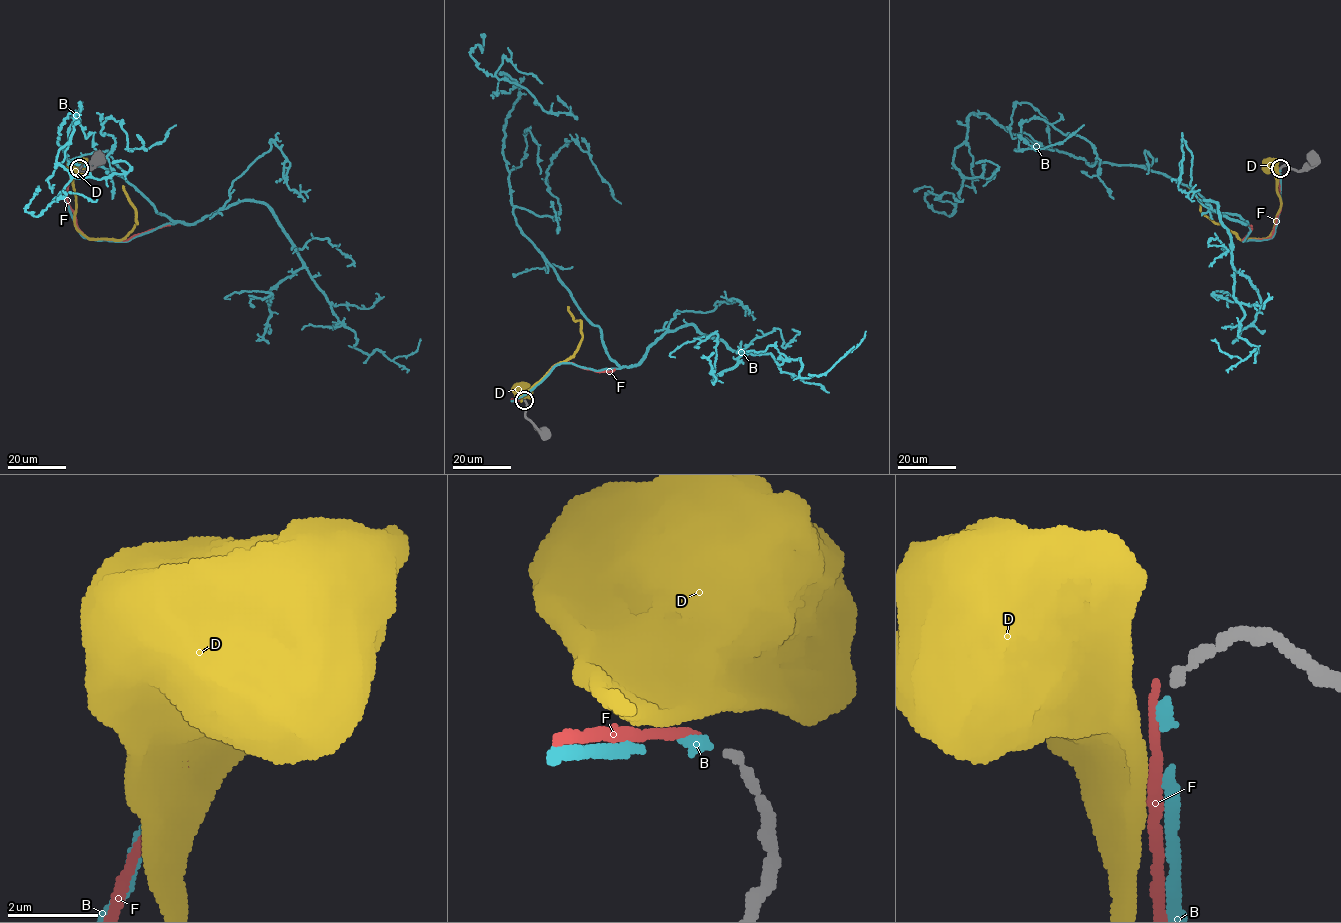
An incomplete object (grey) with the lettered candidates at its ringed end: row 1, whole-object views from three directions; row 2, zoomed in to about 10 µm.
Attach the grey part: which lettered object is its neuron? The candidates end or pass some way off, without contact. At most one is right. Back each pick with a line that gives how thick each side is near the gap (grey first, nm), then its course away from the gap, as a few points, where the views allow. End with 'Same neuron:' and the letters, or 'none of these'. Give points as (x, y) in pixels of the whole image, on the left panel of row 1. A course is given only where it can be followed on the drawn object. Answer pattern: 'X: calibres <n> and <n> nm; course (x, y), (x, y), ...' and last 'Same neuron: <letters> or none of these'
B: calibres 190 and 280 nm; course (78, 169), (83, 237), (174, 223), (118, 173), (68, 164), (74, 114), (70, 181), (34, 216), (38, 192)
Same neuron: B

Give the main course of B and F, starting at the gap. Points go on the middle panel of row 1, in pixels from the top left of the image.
B: (523, 400), (563, 363), (619, 368), (516, 222), (503, 140), (519, 88), (479, 68), (483, 34)
F: (523, 399), (512, 399), (516, 401), (527, 393), (554, 366), (562, 363), (573, 363), (597, 372), (615, 369)

